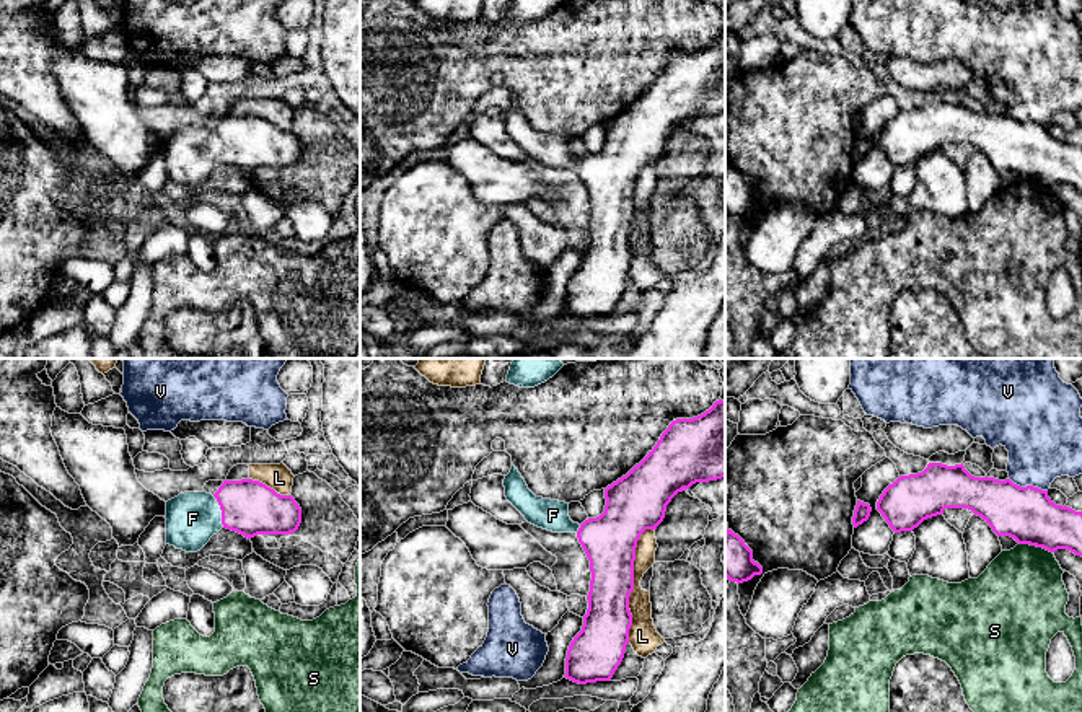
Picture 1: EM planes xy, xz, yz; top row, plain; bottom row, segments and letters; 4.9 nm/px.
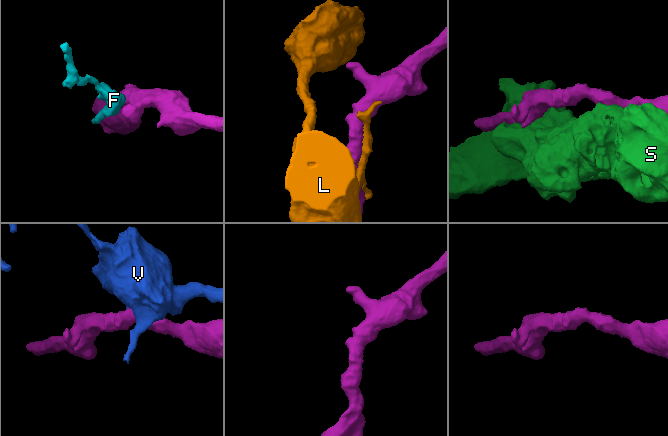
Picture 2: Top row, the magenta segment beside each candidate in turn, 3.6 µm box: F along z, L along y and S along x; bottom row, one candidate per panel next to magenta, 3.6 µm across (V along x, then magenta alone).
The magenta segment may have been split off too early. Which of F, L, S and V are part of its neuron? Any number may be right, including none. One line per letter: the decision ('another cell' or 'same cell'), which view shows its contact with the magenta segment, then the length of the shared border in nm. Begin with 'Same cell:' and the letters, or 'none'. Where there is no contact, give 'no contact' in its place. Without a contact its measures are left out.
Same cell: F
F: same cell; contact in xy; length 170 nm
L: another cell; contact in xz; length 600 nm
S: another cell; contact in yz; length 180 nm
V: another cell; contact in yz; length 200 nm

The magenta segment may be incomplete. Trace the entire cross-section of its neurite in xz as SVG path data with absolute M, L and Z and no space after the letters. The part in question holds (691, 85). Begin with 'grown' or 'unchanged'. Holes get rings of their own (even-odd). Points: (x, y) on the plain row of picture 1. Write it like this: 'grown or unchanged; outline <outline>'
grown; outline M719 34L704 49L693 54L676 54L662 68L652 86L626 111L605 124L605 147L588 153L582 160L569 152L569 138L536 132L512 98L504 114L507 135L538 163L552 168L575 168L590 196L588 244L582 266L569 280L565 293L565 313L578 318L609 316L621 300L632 249L629 231L634 225L636 182L645 165L657 165L663 156L671 134L696 117L709 117L725 112L725 36Z

